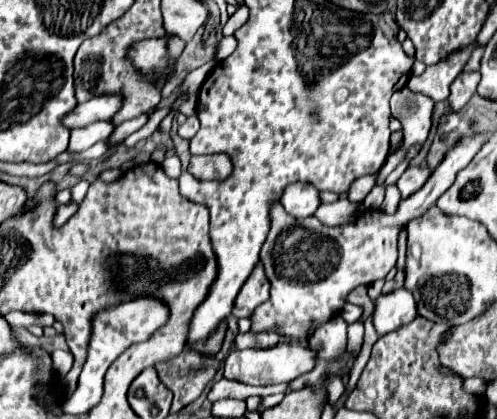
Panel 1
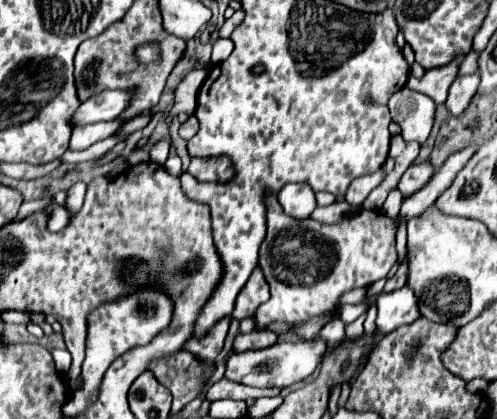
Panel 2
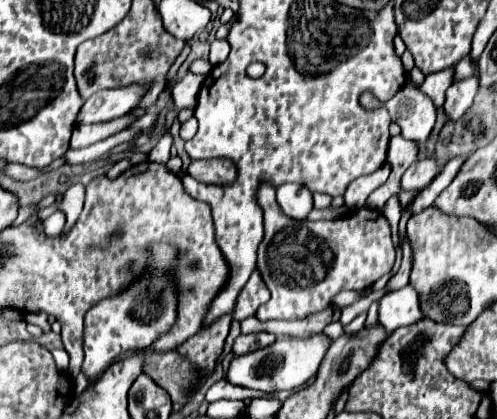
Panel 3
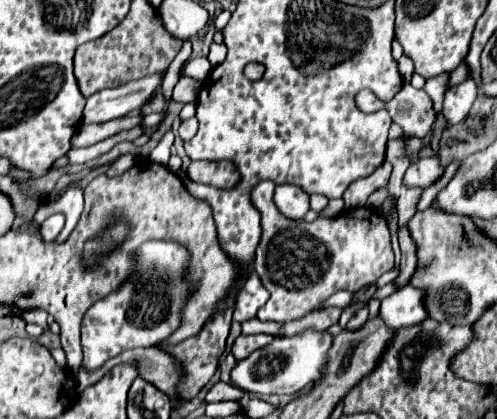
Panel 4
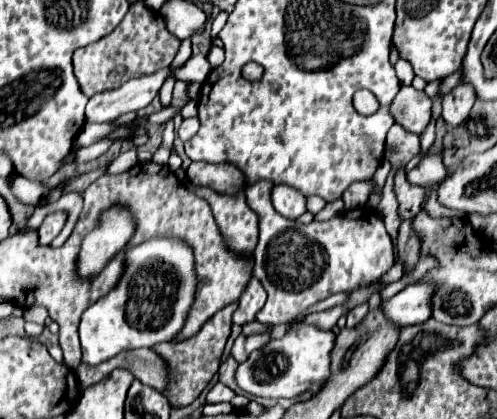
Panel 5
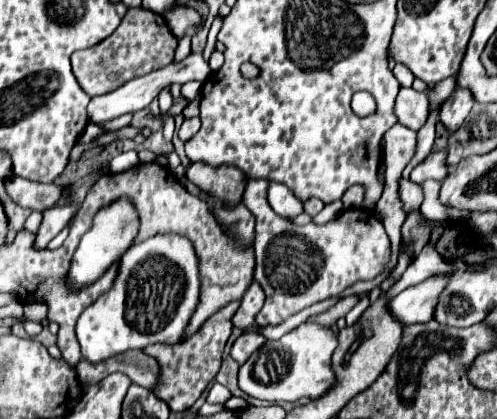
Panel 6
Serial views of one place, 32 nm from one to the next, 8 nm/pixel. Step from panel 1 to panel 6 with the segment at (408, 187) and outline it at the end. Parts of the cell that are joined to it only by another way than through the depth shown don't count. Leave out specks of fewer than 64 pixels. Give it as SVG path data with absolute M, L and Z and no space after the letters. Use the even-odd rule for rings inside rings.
M446 150L440 152L430 152L418 166L414 166L410 180L420 184L424 180L444 180L444 176L448 174L448 164L446 164Z

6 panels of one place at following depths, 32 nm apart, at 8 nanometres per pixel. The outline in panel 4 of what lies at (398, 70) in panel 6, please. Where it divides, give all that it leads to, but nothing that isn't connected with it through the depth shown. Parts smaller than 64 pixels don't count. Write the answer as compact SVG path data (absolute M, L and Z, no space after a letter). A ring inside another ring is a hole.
M405 54L398 60L398 69L405 84L411 82L414 73L414 64L412 60Z

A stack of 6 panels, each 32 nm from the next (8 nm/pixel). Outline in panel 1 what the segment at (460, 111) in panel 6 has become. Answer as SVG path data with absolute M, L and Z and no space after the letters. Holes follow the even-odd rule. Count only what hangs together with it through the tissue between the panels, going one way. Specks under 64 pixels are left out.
M462 72L450 86L450 96L448 96L448 104L452 112L460 112L468 100L472 98L472 94L476 92L476 86L480 82L480 74L478 72Z

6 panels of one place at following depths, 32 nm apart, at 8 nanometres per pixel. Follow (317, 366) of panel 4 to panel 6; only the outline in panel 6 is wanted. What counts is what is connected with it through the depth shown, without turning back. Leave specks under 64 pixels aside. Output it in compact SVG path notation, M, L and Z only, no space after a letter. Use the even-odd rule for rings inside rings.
M304 322L292 332L284 334L282 340L268 340L260 350L256 350L248 362L240 366L238 386L250 398L268 402L296 402L300 398L316 400L336 384L336 376L332 372L332 352L336 346L336 334L330 328Z

